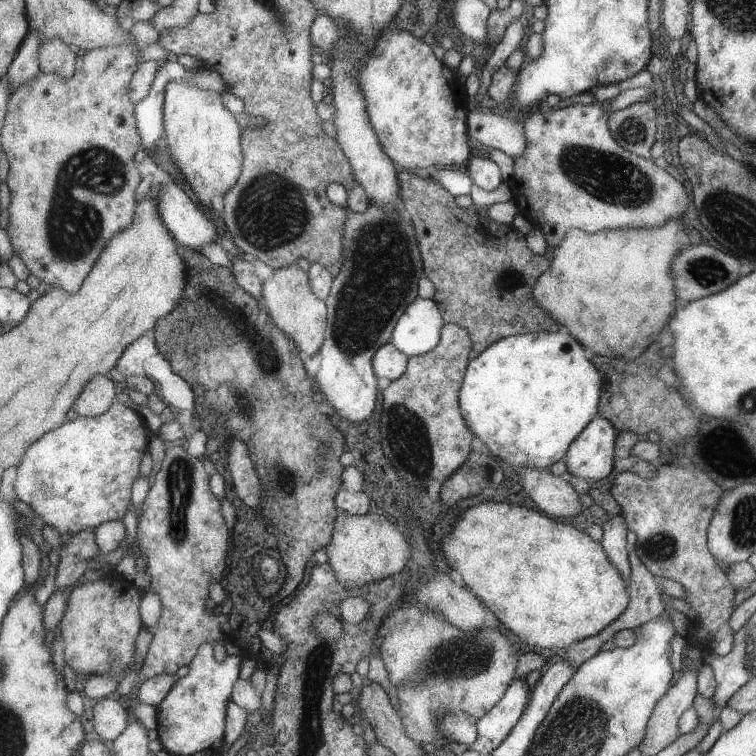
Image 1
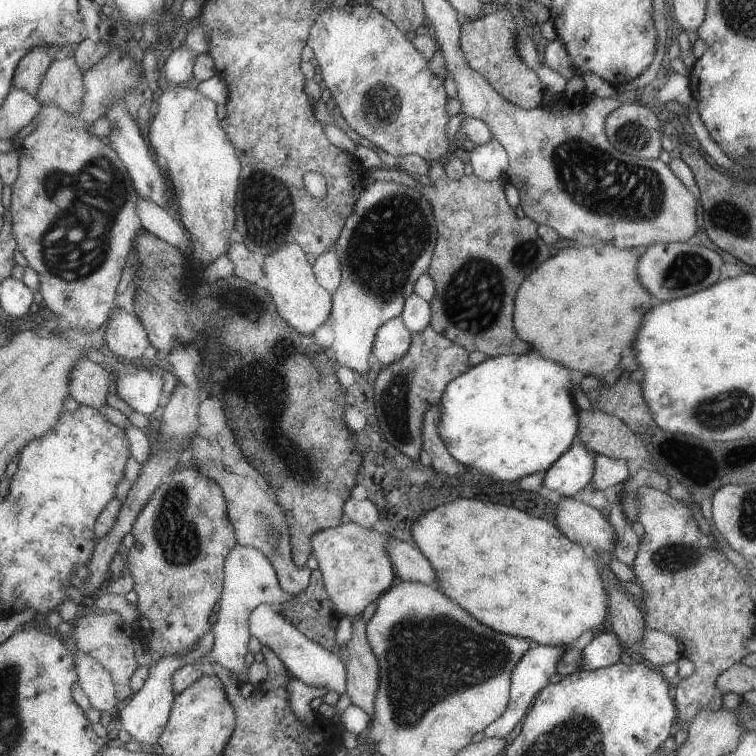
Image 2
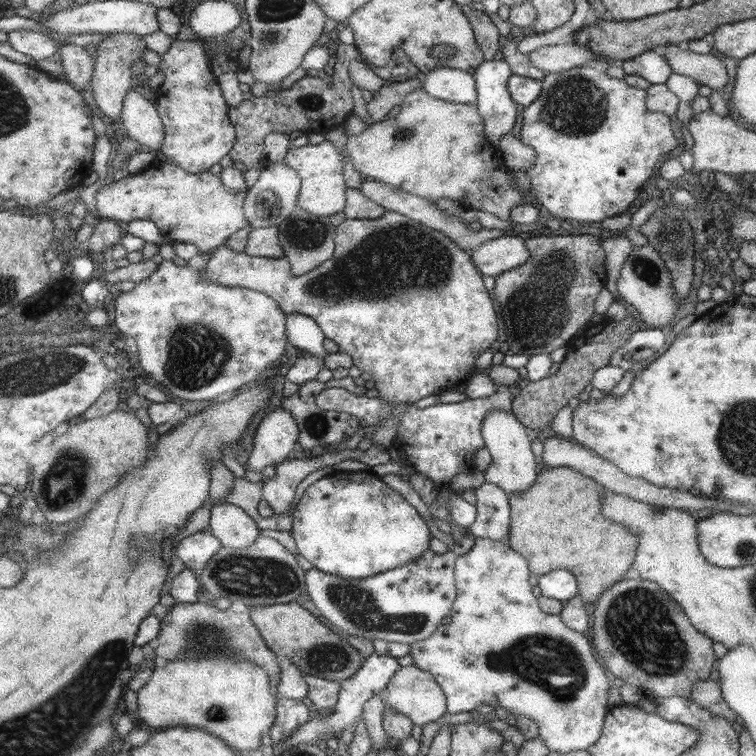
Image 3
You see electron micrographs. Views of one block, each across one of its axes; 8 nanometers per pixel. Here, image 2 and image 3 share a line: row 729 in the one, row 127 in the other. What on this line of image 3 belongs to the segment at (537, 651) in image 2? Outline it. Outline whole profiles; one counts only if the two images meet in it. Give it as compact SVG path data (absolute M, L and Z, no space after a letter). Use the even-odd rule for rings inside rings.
M489 60L483 62L471 75L476 87L476 107L479 115L482 116L483 135L487 138L491 146L496 147L499 144L499 136L507 134L517 120L516 103L507 93L507 80L512 76L509 66L503 60Z

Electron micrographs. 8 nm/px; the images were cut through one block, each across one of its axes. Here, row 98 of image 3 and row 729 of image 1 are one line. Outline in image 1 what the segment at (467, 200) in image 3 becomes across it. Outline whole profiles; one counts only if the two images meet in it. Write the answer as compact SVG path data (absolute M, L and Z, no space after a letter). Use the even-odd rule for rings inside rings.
M414 601L409 604L403 604L403 606L405 606L405 608L399 606L395 610L392 610L391 614L387 615L387 618L382 618L380 626L387 628L388 631L379 644L378 652L380 653L379 655L382 658L384 668L387 672L387 678L391 686L395 688L395 696L397 696L399 702L399 708L396 711L401 719L405 736L408 736L411 742L424 746L427 743L433 743L438 738L435 719L443 717L446 713L450 713L451 715L455 713L465 713L466 715L470 715L472 719L475 719L476 724L479 717L483 717L489 710L493 709L504 696L507 688L509 688L510 682L514 678L520 653L511 646L511 643L507 641L507 637L501 635L497 629L487 627L486 629L463 631L459 627L451 624L449 620L446 620L441 613L427 610Z

